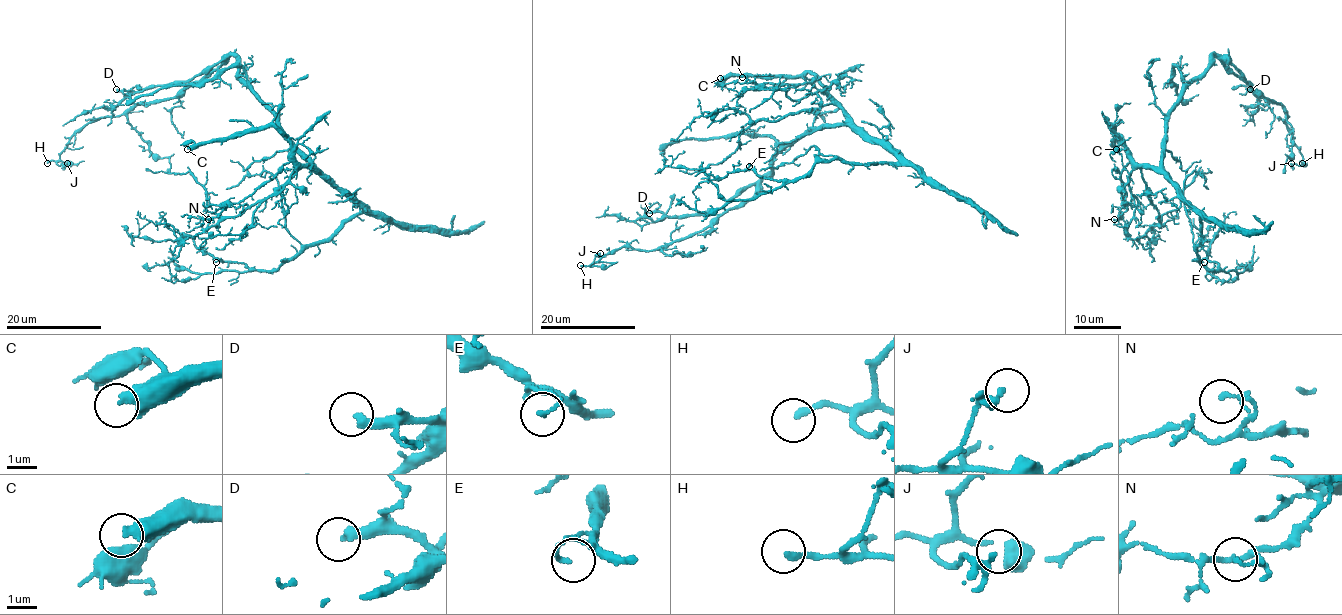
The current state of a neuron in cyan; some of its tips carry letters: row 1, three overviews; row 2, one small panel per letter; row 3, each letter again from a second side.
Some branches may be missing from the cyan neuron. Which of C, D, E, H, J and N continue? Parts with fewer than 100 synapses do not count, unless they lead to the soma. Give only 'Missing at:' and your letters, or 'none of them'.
Missing at: C

